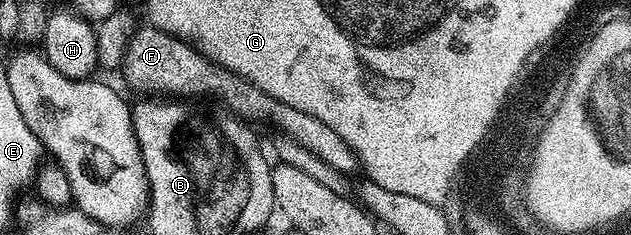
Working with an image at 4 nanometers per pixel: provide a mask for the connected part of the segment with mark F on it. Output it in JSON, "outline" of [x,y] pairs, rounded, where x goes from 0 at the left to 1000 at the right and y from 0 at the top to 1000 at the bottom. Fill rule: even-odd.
{"outline":[[[238,106],[216,119],[195,230],[192,306],[206,379],[227,413],[261,421],[309,421],[347,396],[349,421],[366,464],[365,477],[395,532],[417,523],[439,545],[450,579],[461,583],[475,621],[490,630],[490,485],[472,472],[455,438],[423,404],[385,323],[360,302],[325,238],[295,174],[269,153]]]}

